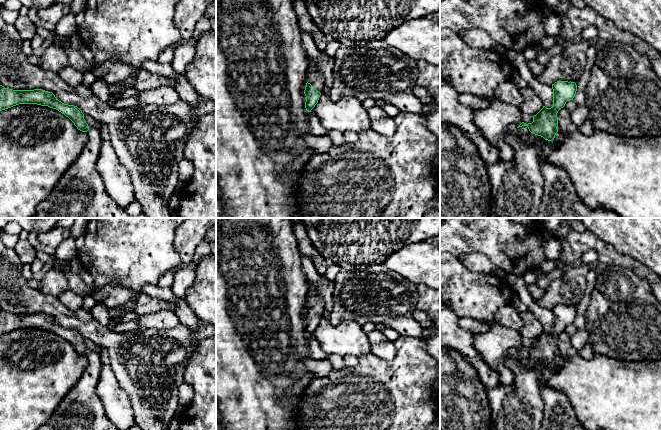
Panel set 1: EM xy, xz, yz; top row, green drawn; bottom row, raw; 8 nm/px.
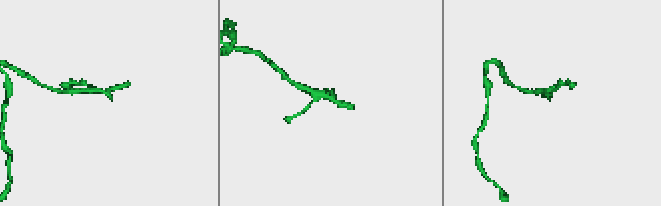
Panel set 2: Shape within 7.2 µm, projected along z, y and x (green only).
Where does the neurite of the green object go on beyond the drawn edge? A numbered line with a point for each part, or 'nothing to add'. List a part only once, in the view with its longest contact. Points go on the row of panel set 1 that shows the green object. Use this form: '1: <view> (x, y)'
1: yz (516, 185)

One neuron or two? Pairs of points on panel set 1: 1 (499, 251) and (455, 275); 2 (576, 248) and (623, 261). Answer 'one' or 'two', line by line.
1: two
2: one

